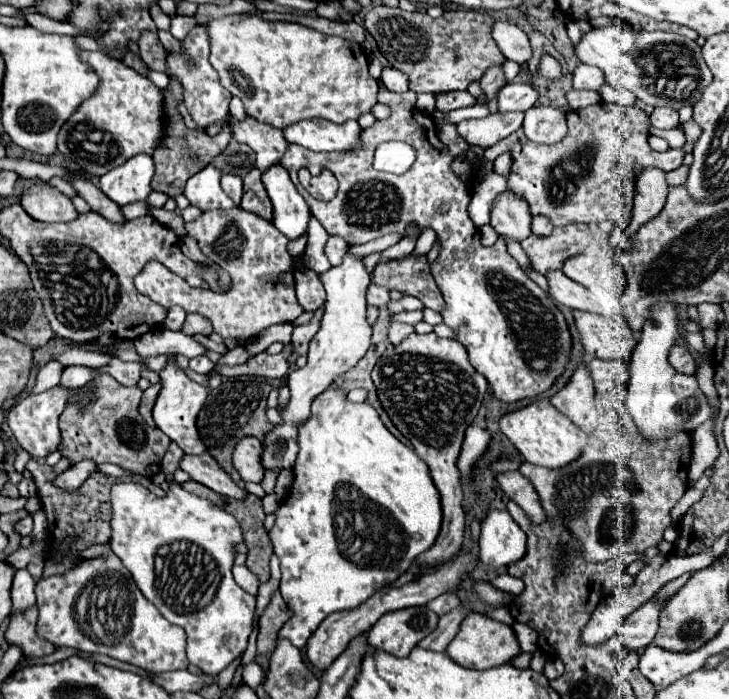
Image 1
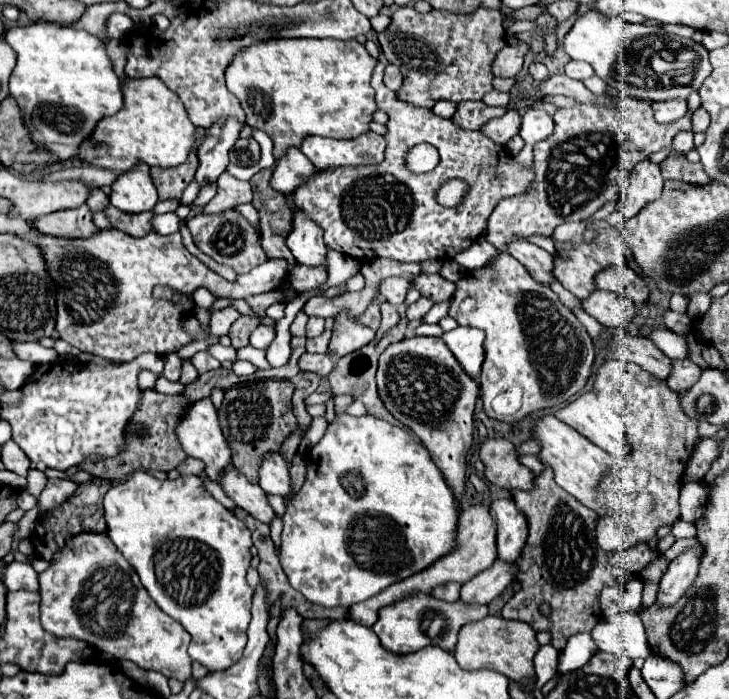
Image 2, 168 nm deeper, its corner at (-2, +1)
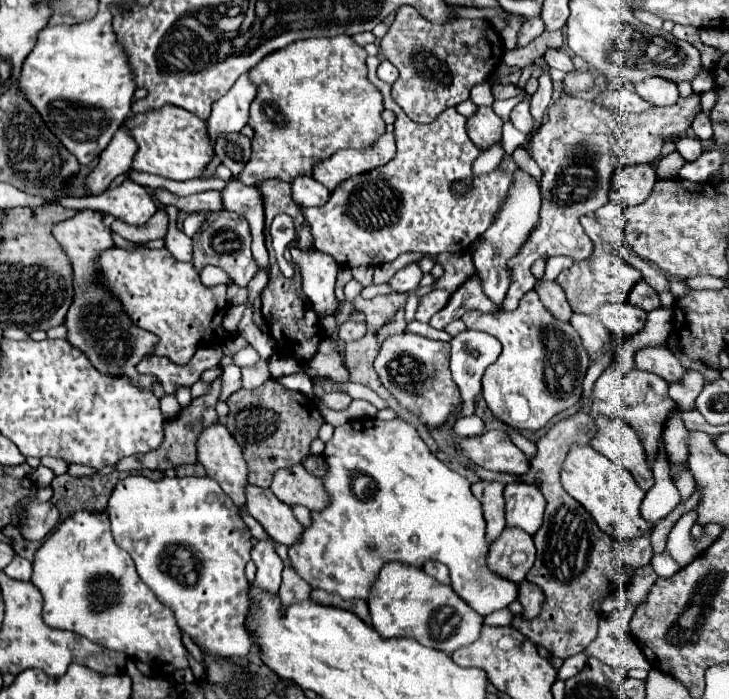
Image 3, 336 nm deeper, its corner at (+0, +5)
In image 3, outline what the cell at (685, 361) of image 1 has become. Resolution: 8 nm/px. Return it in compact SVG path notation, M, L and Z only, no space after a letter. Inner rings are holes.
M686 370L682 382L674 382L670 384L670 398L674 402L678 402L678 406L682 410L692 410L694 408L694 400L698 398L702 386L704 386L704 376L698 370Z

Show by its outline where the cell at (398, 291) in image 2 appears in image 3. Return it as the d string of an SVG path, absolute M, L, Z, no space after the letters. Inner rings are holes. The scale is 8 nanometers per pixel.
M414 262L414 264L398 270L398 272L392 276L392 280L388 282L388 286L390 286L394 292L406 292L406 294L410 294L410 292L414 292L414 290L418 288L420 280L422 280L422 270L420 270L418 264Z

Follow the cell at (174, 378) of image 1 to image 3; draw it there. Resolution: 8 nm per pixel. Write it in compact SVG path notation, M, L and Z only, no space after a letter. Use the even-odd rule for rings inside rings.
M214 422L204 428L196 442L198 462L206 468L206 474L214 478L220 488L232 498L236 506L244 506L246 486L246 462L236 440L228 434L222 422Z

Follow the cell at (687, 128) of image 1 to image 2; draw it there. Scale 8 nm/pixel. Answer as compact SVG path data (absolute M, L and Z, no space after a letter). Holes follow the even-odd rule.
M702 106L692 114L692 124L694 124L694 132L706 132L706 128L708 128L708 112Z

